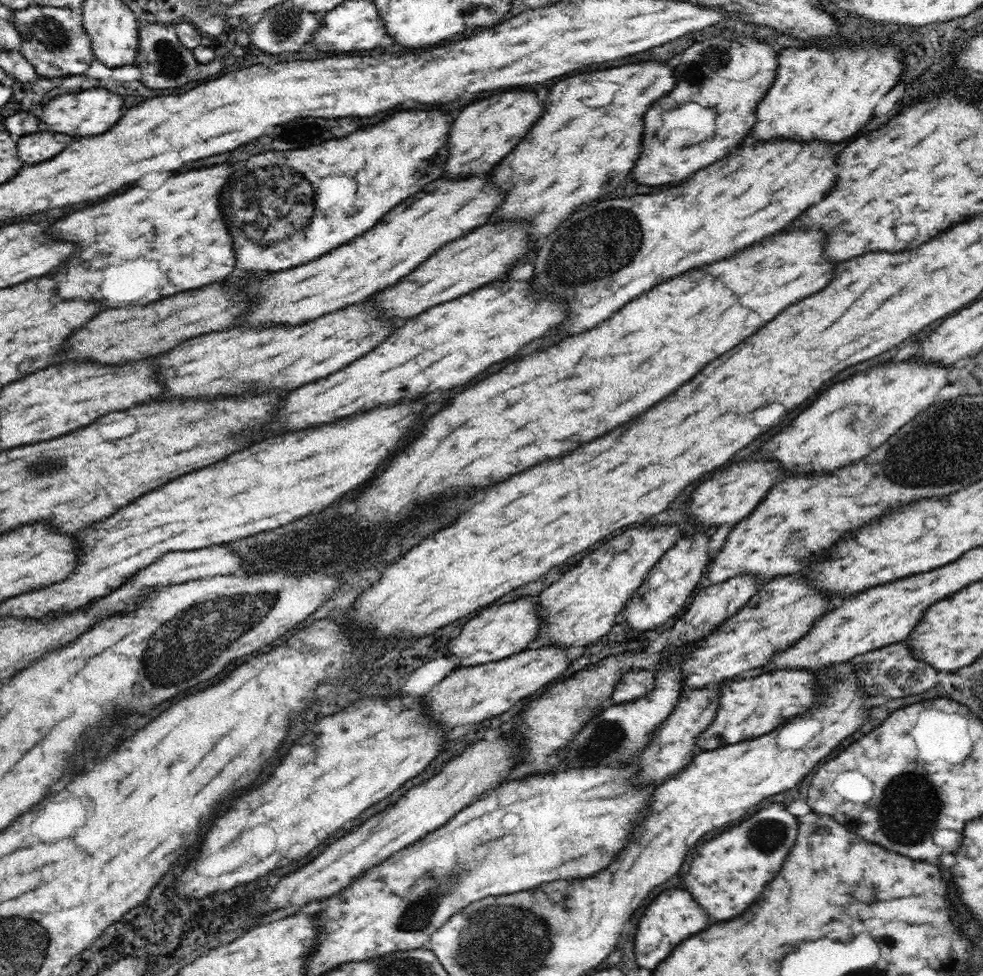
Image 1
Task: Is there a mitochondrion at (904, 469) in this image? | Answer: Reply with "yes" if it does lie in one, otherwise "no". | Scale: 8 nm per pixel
yes

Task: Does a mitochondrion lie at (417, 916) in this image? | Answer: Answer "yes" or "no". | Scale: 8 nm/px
yes

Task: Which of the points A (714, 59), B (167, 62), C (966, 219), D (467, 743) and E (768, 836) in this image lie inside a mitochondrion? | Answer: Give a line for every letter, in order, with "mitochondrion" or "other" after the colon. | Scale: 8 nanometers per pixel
A: mitochondrion
B: mitochondrion
C: other
D: other
E: mitochondrion

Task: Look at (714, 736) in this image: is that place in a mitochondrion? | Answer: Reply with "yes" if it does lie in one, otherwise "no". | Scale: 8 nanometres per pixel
yes

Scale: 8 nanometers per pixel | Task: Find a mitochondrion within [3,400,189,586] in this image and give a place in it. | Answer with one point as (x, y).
(43, 467)

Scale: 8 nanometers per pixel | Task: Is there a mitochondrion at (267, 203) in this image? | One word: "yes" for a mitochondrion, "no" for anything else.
yes

